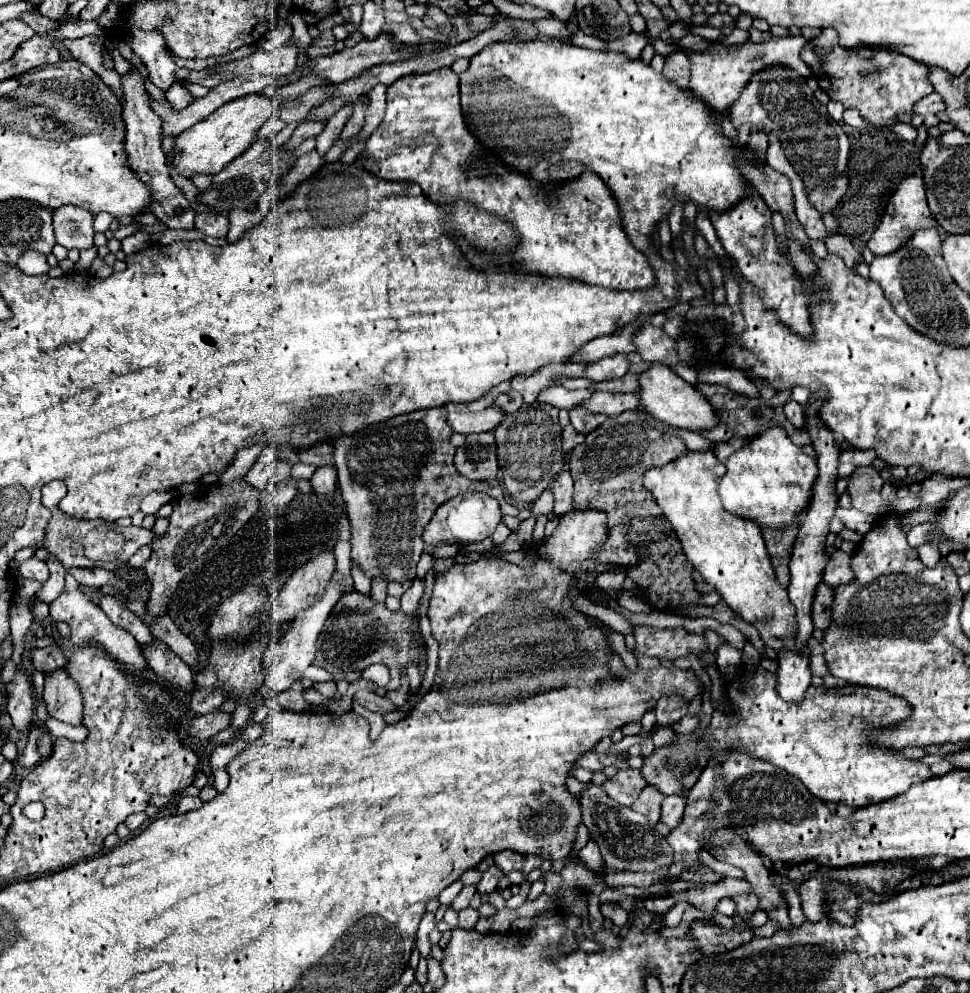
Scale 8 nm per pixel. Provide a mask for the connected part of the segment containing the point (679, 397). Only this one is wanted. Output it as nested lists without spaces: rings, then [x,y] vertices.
[[[651,363],[647,371],[639,373],[639,407],[647,411],[651,417],[657,421],[663,421],[671,427],[681,427],[681,429],[691,429],[691,431],[701,431],[709,429],[719,423],[719,417],[715,417],[715,411],[711,409],[709,401],[687,381],[683,381],[671,367],[663,363]]]

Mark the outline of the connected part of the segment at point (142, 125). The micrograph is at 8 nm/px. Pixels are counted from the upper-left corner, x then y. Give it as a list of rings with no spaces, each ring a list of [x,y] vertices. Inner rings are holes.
[[[131,65],[129,73],[121,77],[123,85],[123,119],[127,123],[127,151],[131,153],[131,167],[139,173],[139,179],[143,183],[151,185],[153,189],[153,205],[151,211],[157,215],[159,221],[163,221],[169,229],[195,229],[193,217],[195,211],[183,197],[183,193],[177,189],[177,185],[169,177],[167,161],[161,151],[161,125],[163,119],[153,111],[151,107],[151,95],[145,87],[145,77],[139,73],[135,65]]]

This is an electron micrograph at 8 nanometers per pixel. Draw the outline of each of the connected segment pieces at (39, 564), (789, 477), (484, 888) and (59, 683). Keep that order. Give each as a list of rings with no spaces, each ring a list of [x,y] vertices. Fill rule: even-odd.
[[[29,559],[29,561],[23,561],[19,565],[19,573],[25,577],[25,579],[35,579],[35,581],[41,581],[45,583],[49,579],[49,571],[47,571],[47,565],[45,561],[39,561],[39,559]]]
[[[771,427],[747,439],[741,449],[729,455],[725,475],[717,483],[723,507],[735,515],[755,519],[759,525],[779,527],[793,519],[813,497],[813,483],[817,481],[817,461],[795,445],[785,429]]]
[[[491,865],[491,867],[483,873],[483,877],[481,877],[481,881],[479,881],[479,885],[477,885],[477,893],[479,893],[479,895],[489,895],[489,893],[493,893],[493,891],[497,889],[497,883],[499,883],[501,877],[503,877],[503,871],[501,871],[497,865]]]
[[[55,669],[45,673],[45,687],[43,687],[43,701],[47,703],[49,715],[57,717],[59,721],[79,725],[81,723],[81,691],[77,681],[71,681],[65,669]]]

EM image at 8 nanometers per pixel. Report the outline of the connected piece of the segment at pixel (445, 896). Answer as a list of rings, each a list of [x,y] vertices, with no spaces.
[[[455,881],[455,883],[451,883],[447,889],[443,889],[441,895],[439,895],[441,905],[449,905],[449,903],[457,897],[457,893],[461,891],[461,887],[463,887],[463,883],[461,883],[461,881]]]

